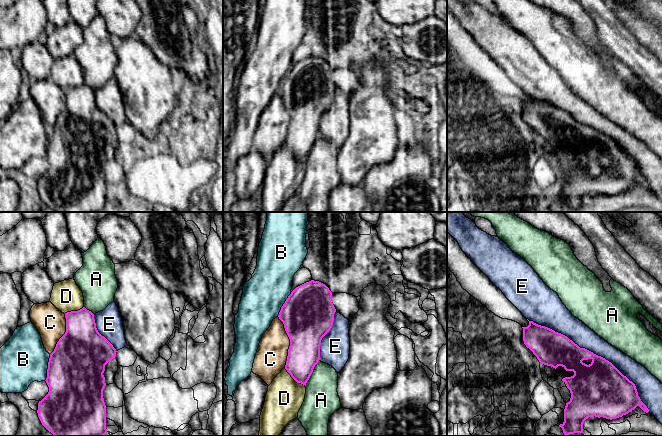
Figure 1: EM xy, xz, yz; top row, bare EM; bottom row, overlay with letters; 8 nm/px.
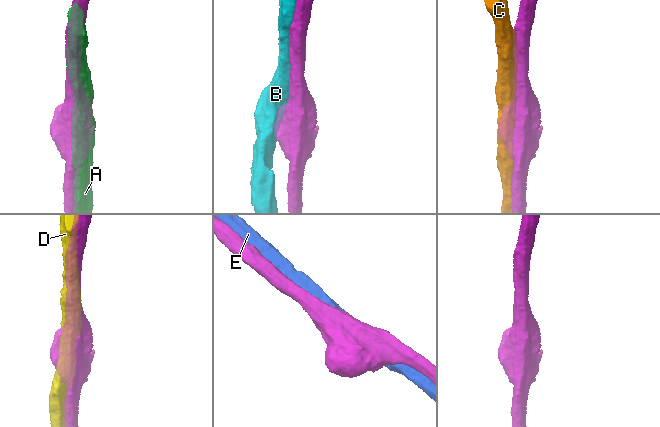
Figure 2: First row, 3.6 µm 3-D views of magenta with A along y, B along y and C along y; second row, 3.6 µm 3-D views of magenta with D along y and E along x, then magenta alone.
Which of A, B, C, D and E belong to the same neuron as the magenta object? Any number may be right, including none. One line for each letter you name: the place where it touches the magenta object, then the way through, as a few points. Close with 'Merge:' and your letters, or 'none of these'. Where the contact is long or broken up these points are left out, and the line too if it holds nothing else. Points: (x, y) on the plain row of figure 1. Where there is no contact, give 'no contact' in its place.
Merge: none of these

